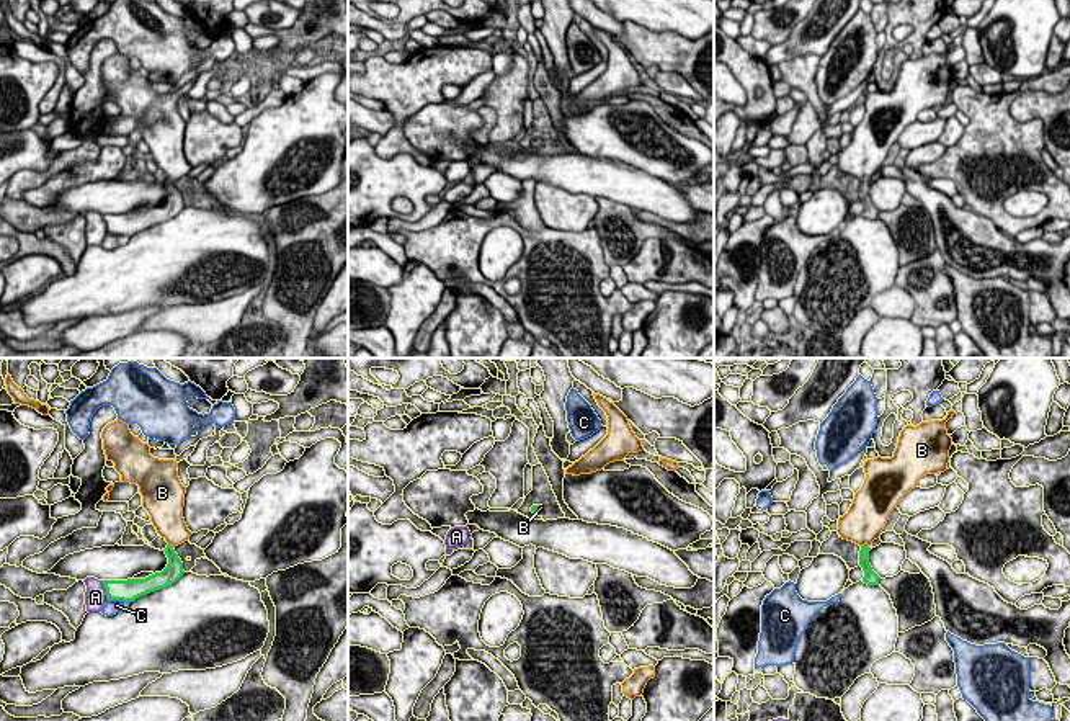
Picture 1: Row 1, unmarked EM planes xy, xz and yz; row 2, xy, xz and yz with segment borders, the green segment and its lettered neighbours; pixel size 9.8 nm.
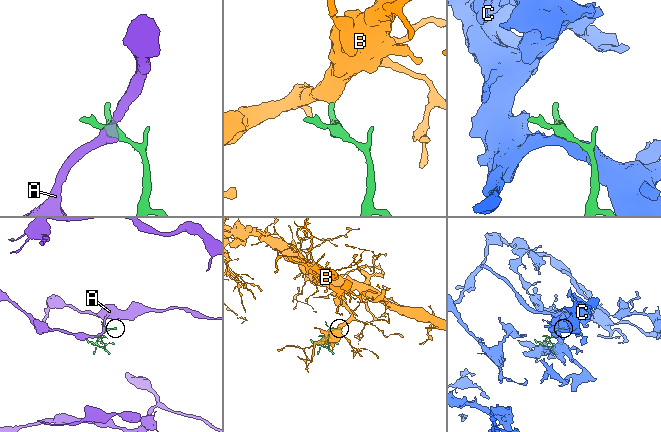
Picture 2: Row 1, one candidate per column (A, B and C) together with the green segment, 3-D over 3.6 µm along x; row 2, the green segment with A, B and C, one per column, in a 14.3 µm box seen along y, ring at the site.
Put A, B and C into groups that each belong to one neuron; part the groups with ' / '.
A / B / C

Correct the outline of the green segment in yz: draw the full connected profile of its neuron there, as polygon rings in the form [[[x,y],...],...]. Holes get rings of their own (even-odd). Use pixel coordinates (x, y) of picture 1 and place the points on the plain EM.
[[[949,44],[943,54],[903,60],[892,92],[877,90],[864,95],[864,118],[854,128],[849,144],[838,152],[836,163],[840,172],[861,180],[859,199],[864,204],[864,217],[879,219],[881,211],[869,198],[869,180],[881,170],[890,146],[923,110],[947,103],[952,72],[946,56],[954,47]]]

